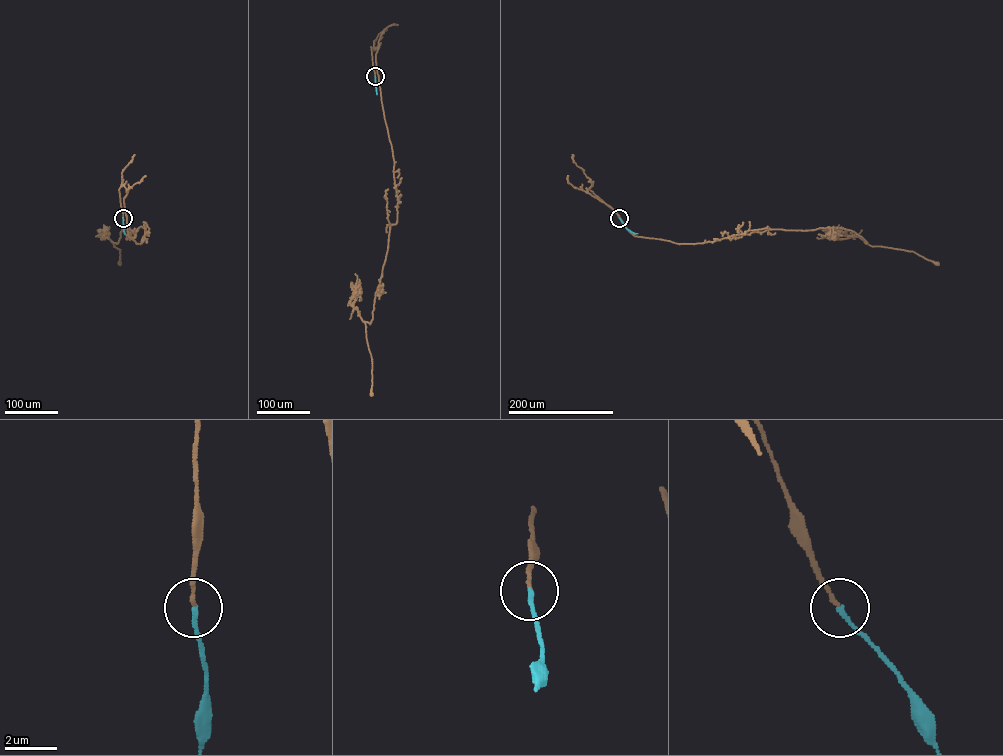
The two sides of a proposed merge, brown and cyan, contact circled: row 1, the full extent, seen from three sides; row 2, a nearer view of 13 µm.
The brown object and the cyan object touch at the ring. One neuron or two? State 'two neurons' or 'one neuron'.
one neuron

